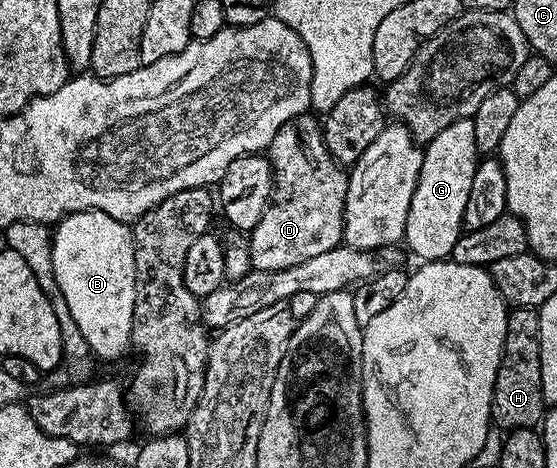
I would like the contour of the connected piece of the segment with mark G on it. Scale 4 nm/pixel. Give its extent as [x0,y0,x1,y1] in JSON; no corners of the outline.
[403,118,478,262]

